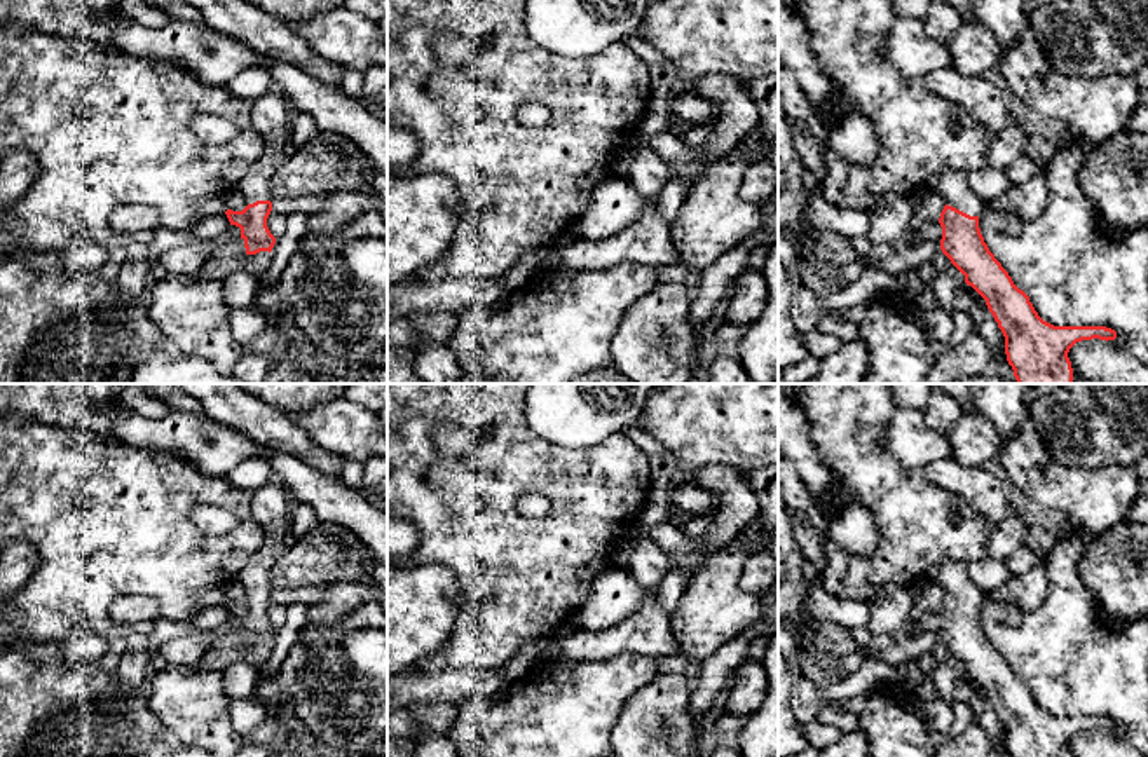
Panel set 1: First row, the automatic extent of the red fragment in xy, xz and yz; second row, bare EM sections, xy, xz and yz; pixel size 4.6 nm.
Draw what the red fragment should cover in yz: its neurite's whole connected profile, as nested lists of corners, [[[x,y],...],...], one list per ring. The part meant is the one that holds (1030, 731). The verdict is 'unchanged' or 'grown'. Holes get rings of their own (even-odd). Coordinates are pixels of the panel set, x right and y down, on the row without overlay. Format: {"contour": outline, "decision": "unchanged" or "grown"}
{"contour": [[[946,562],[932,583],[946,593],[939,614],[940,640],[984,691],[1005,727],[1010,757],[1071,757],[1069,740],[1082,731],[1115,731],[1106,717],[1054,717],[1035,701],[989,642],[979,619],[984,593],[970,581],[972,565]]], "decision": "grown"}

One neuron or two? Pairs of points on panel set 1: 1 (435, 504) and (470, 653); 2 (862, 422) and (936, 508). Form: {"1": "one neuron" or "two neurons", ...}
{"1": "one neuron", "2": "one neuron"}

